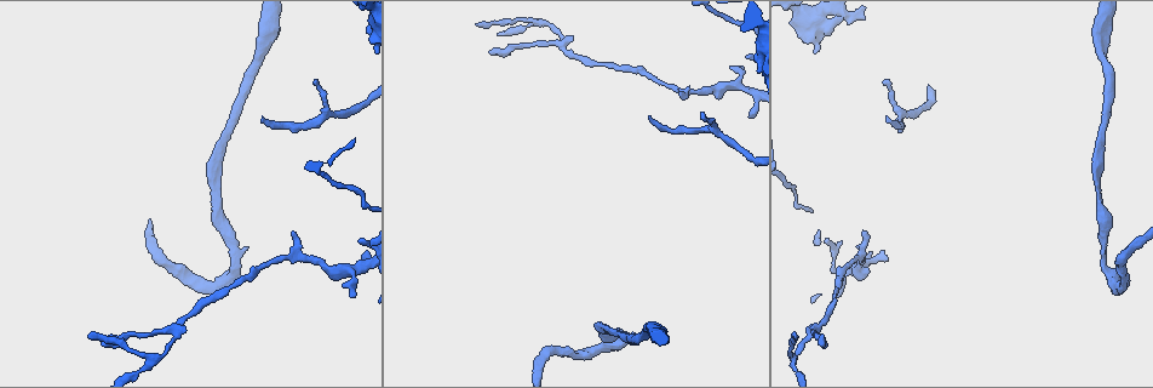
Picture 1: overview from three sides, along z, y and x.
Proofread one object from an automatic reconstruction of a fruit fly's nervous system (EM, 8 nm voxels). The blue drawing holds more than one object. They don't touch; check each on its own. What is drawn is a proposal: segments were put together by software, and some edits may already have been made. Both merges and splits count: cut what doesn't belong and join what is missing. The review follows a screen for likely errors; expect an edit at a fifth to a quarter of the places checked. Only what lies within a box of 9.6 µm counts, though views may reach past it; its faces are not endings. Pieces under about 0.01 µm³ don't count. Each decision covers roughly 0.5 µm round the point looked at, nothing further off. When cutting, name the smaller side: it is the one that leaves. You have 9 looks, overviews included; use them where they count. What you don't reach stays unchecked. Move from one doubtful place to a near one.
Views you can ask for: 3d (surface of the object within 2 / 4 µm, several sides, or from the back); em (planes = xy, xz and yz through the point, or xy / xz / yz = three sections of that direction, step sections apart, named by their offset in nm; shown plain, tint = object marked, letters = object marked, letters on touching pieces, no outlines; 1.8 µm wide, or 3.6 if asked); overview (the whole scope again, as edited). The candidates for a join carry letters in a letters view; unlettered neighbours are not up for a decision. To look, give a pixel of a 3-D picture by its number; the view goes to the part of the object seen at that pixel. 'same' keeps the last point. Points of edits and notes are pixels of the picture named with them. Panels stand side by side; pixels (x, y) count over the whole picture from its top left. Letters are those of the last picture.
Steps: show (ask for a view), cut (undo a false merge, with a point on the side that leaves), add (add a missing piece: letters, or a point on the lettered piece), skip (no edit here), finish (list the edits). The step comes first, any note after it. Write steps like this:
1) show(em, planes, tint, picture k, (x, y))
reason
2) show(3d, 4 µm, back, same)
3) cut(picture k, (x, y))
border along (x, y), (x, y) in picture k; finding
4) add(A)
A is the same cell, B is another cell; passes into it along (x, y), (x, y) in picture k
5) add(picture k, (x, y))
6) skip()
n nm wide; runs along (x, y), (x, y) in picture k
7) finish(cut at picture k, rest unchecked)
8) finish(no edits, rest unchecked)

show(3d, 4 µm, back, picture 1, (736, 67))
thin end

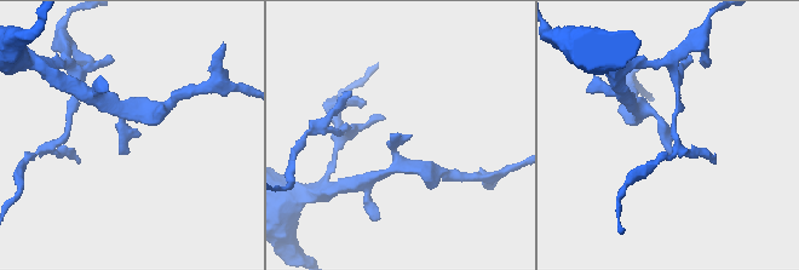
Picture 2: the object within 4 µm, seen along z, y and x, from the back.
show(em, planes, letters, picture 2, (125, 154))

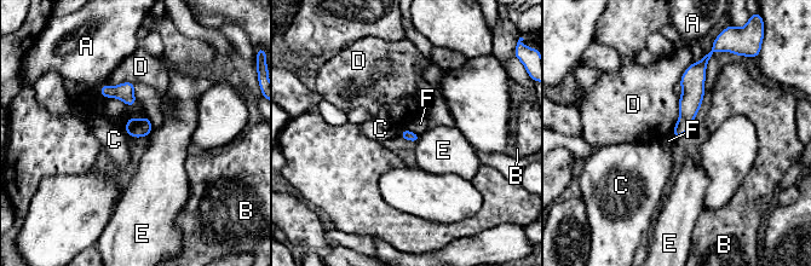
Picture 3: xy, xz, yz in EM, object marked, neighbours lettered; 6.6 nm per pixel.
skip()
A, B, C, D, E and F are other cells; runs along (700, 65), (686, 119), (677, 134) in picture 3; no lettered piece goes on from it

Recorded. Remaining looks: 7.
show(3d, 4 µm, back, picture 1, (861, 232))
thin end

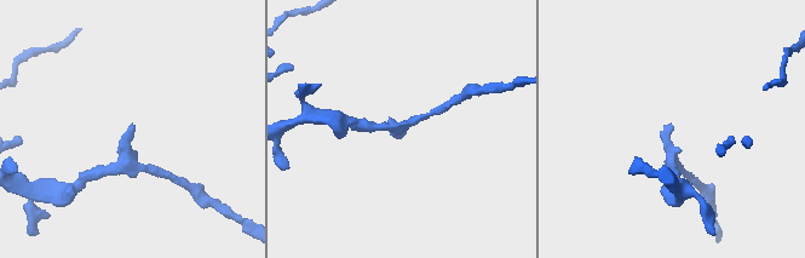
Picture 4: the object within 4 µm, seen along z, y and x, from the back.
show(em, planes, tint, picture 4, (671, 127))
now the EM

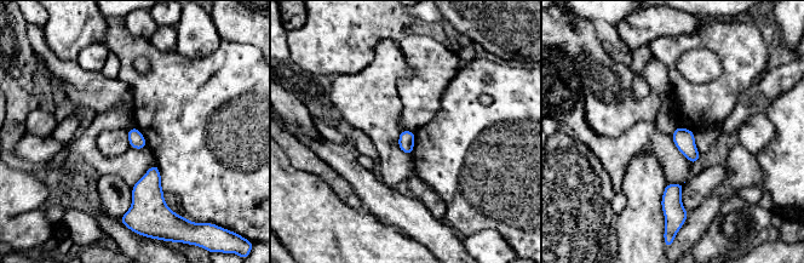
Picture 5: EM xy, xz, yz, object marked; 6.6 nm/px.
show(em, planes, letters, same)
what lies round it

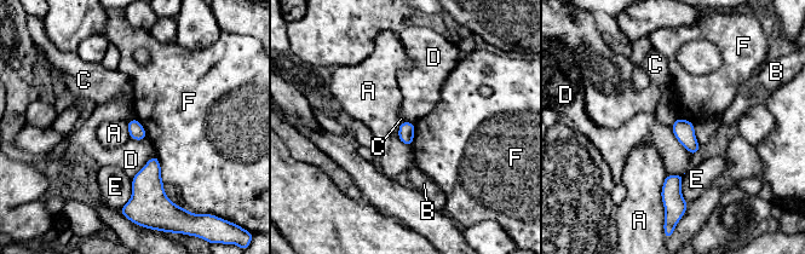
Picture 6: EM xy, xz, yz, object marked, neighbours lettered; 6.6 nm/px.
skip()
A, B, C, D, E and F are other cells; border along (678, 117), (671, 127) in picture 6; none of them fits

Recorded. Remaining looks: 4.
show(em, planes, tint, picture 1, (888, 117))
thin end

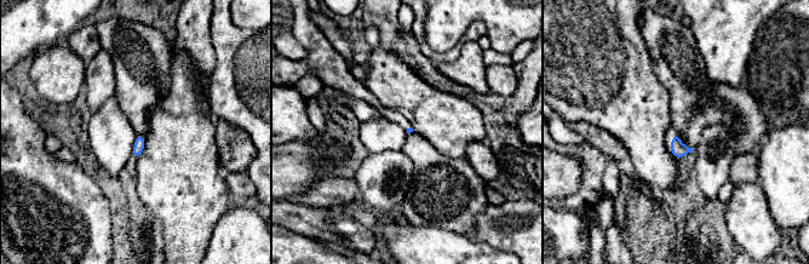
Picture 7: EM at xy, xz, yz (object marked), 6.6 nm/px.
show(em, planes, letters, same)
what lies round it

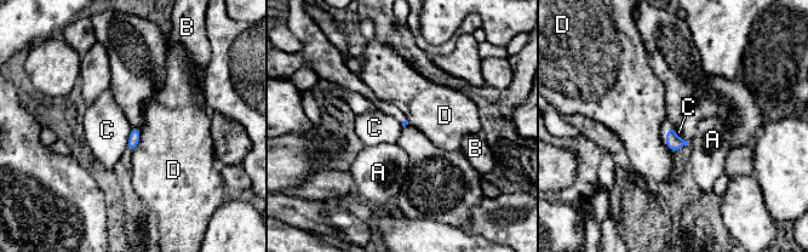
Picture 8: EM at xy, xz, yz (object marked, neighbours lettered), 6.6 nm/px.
skip()
A, B, C and D are other cells; no lettered piece goes on from it

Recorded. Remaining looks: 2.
show(3d, 2 µm, picture 1, (215, 191))
thick turns thin

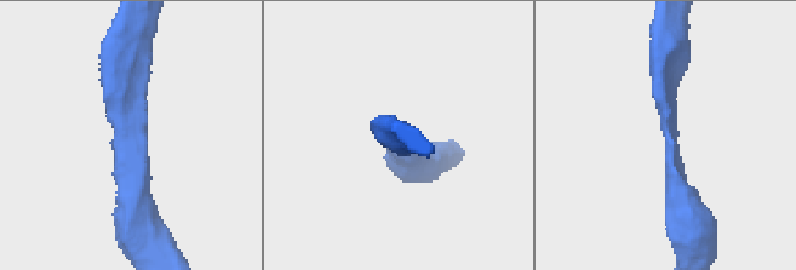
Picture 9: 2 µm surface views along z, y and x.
show(em, 3.6 µm, planes, letters, picture 9, (673, 138))
arms of 220, 300 nm; shape alone is not enough

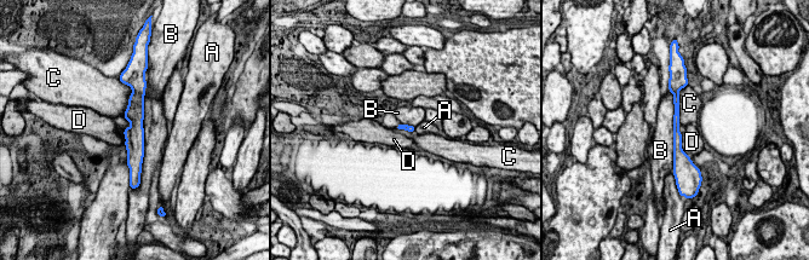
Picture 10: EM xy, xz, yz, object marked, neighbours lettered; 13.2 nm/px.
skip()
A, B, C and D are other cells; border along (669, 88), (673, 104), (673, 169) in picture 10; one neuron here

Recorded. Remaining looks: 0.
finish(no edits, rest unchecked)

